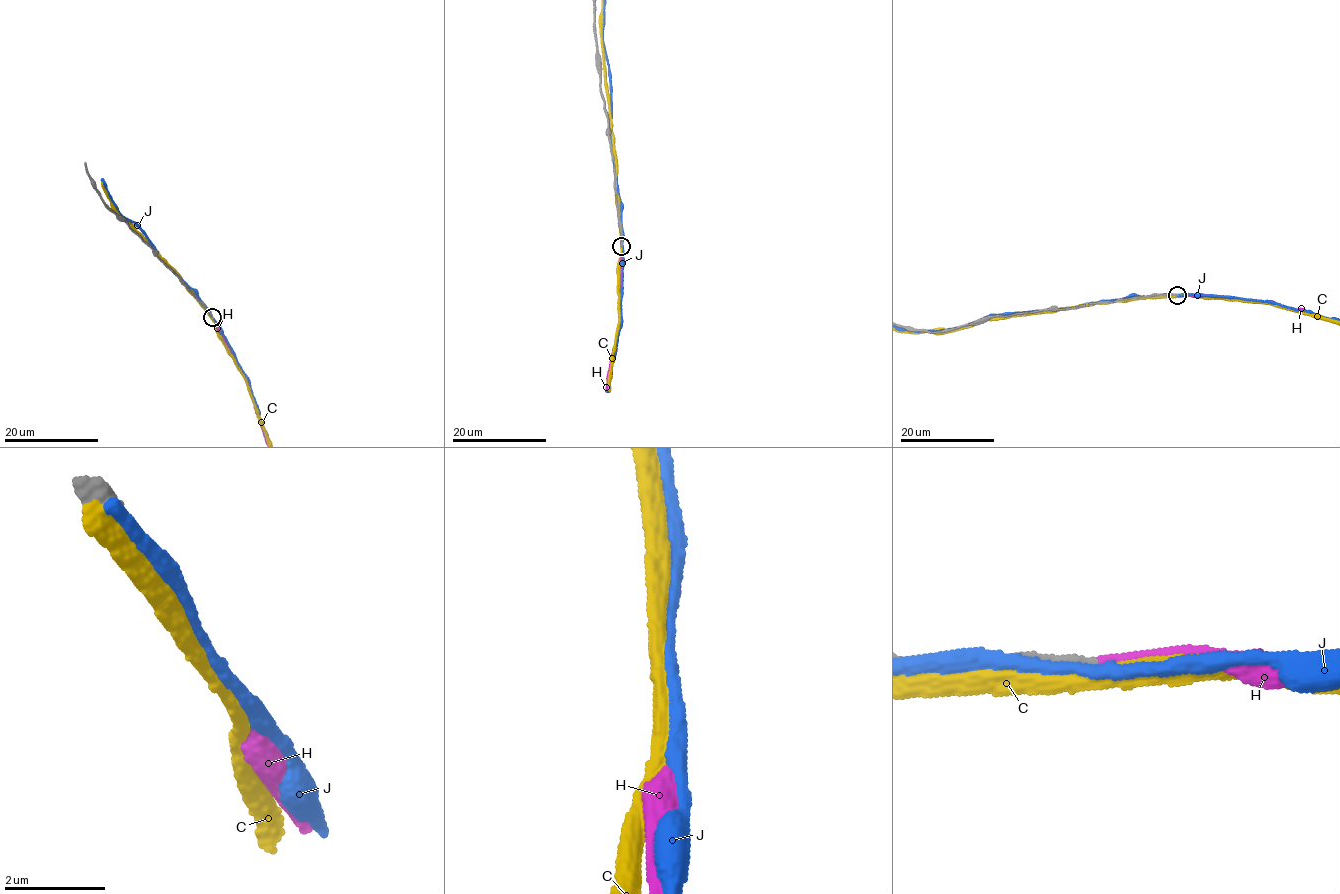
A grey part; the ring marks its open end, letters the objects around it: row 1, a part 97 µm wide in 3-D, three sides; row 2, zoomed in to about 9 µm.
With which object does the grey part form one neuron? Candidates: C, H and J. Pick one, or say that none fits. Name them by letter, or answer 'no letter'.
H

